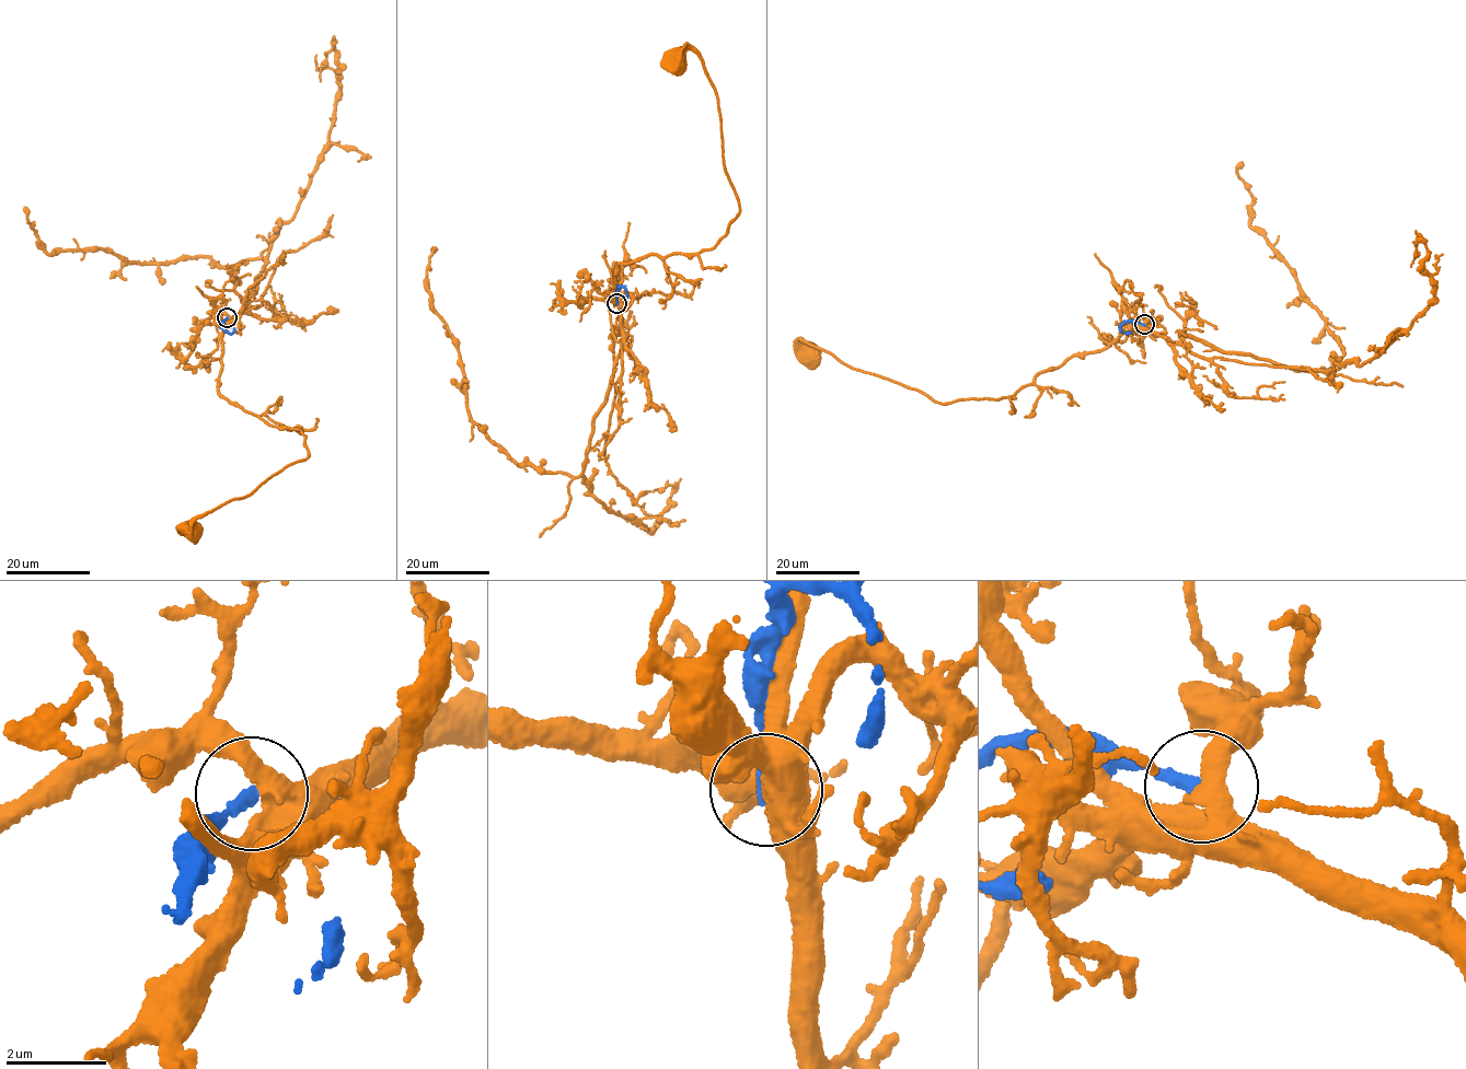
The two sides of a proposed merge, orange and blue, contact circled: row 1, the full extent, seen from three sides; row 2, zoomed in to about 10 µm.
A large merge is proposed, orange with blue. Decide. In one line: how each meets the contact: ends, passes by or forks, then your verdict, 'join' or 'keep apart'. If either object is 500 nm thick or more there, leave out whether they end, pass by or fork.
orange passes by | blue ends | keep apart

